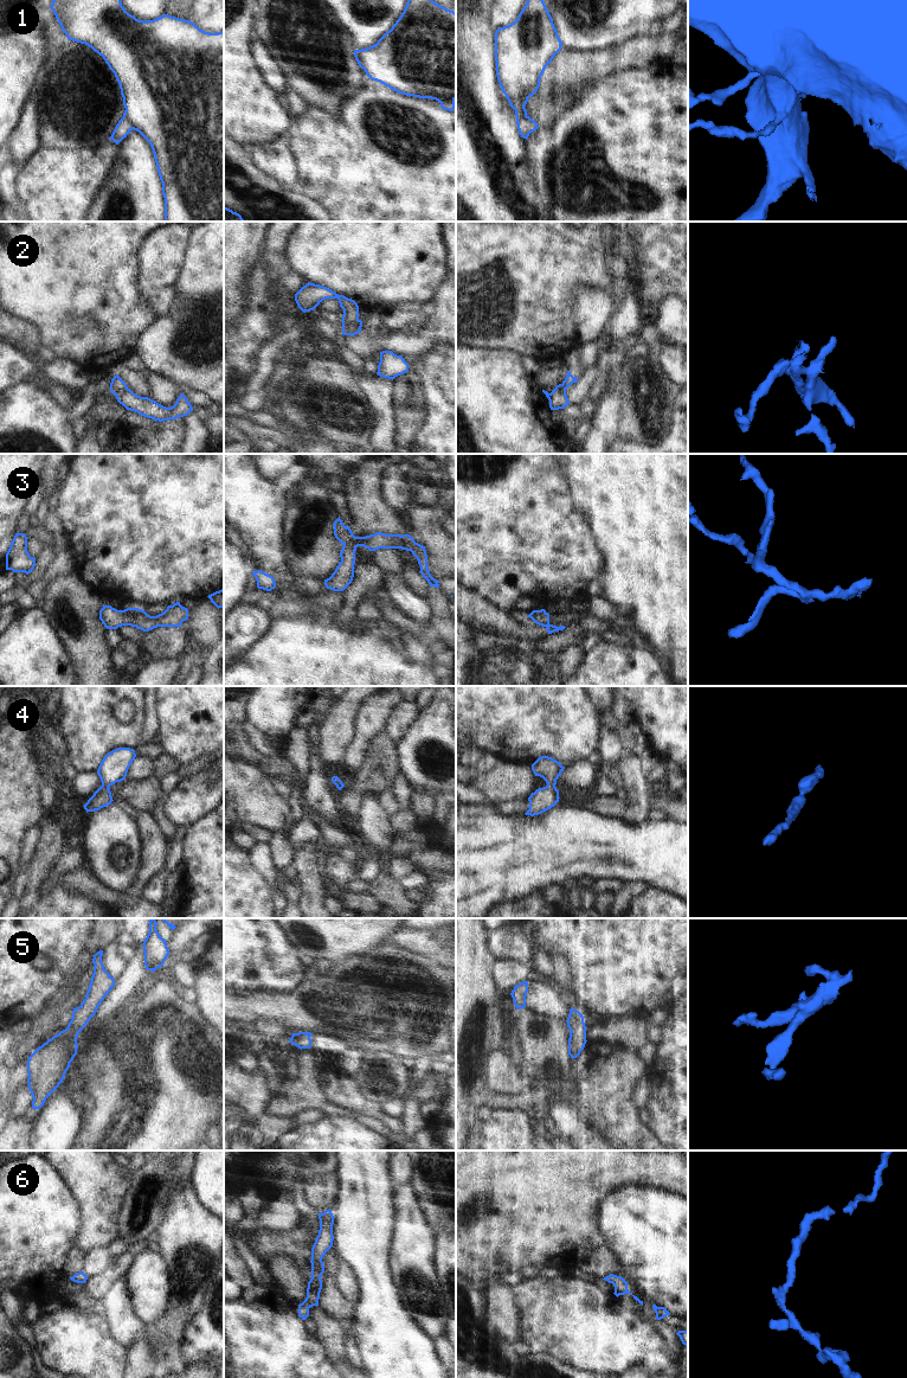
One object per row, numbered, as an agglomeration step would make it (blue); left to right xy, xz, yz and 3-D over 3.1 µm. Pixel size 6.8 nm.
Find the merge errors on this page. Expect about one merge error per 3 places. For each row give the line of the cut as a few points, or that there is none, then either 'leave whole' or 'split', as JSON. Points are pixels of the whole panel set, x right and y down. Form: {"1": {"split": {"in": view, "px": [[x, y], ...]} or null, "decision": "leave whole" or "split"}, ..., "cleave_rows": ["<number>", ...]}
{"1": {"split": {"in": "xy", "px": [[123, 115], [133, 128]]}, "decision": "split"}, "2": {"split": {"in": "xy", "px": [[127, 388], [116, 396]]}, "decision": "split"}, "3": {"split": {"in": "xz", "px": [[359, 538], [352, 544], [343, 545]]}, "decision": "split"}, "4": {"split": null, "decision": "leave whole"}, "5": {"split": null, "decision": "leave whole"}, "6": {"split": null, "decision": "leave whole"}, "cleave_rows": ["1", "2", "3"]}

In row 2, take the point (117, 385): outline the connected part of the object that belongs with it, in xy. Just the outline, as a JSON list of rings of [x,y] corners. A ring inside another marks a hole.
[[[117,374],[111,379],[110,392],[112,395],[118,396],[127,389],[128,389],[127,384]]]

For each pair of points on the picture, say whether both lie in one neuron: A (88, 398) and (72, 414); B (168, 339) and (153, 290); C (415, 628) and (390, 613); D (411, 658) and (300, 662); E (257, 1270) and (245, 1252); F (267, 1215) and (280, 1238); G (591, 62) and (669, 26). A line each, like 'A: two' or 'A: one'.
A: one
B: two
C: one
D: one
E: one
F: two
G: two

